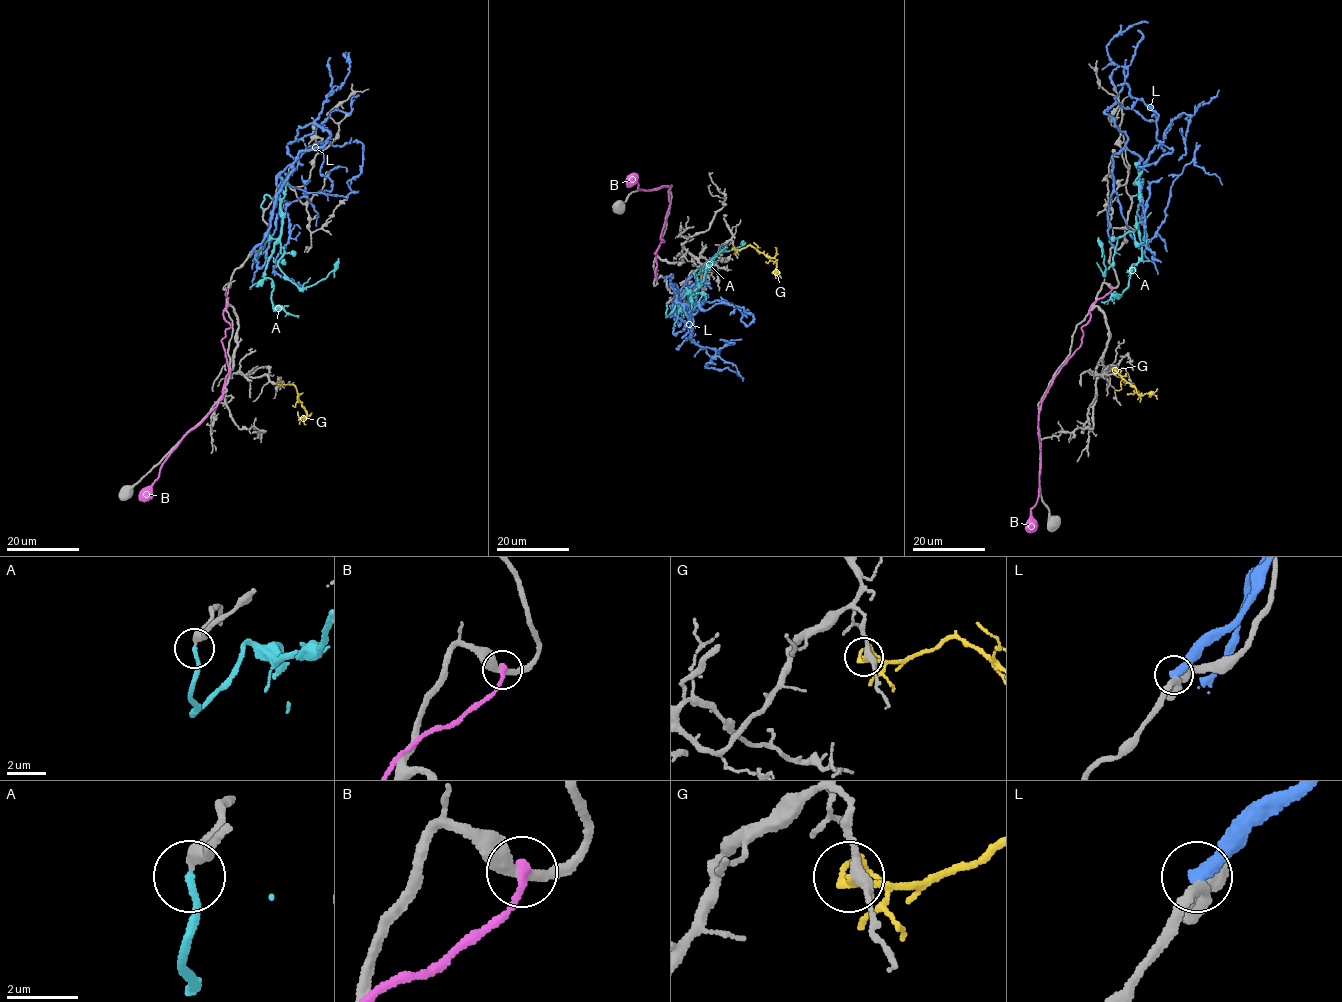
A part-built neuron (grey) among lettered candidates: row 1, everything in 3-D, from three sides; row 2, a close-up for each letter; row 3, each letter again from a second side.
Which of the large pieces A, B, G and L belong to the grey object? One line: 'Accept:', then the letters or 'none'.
Accept: A

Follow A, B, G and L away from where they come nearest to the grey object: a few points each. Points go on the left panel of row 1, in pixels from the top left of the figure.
A: (262, 209), (266, 195), (280, 204), (280, 245), (284, 248), (278, 268), (301, 288), (324, 279), (338, 258)
B: (227, 289), (223, 317), (230, 326), (222, 340), (229, 373), (222, 398), (178, 444), (142, 501)
G: (277, 385), (294, 387), (306, 414), (299, 424)
L: (250, 252), (297, 155), (330, 136), (311, 123), (297, 130), (289, 142), (335, 109), (349, 113), (359, 95)

